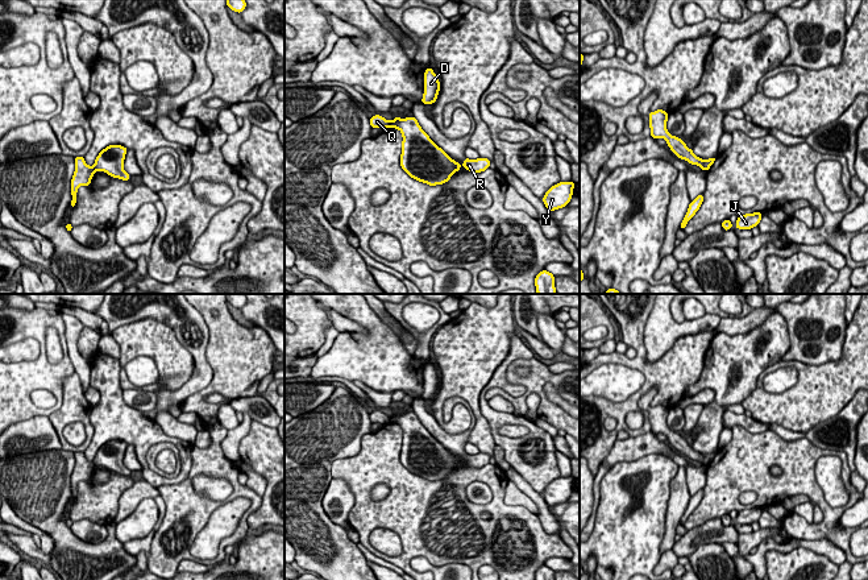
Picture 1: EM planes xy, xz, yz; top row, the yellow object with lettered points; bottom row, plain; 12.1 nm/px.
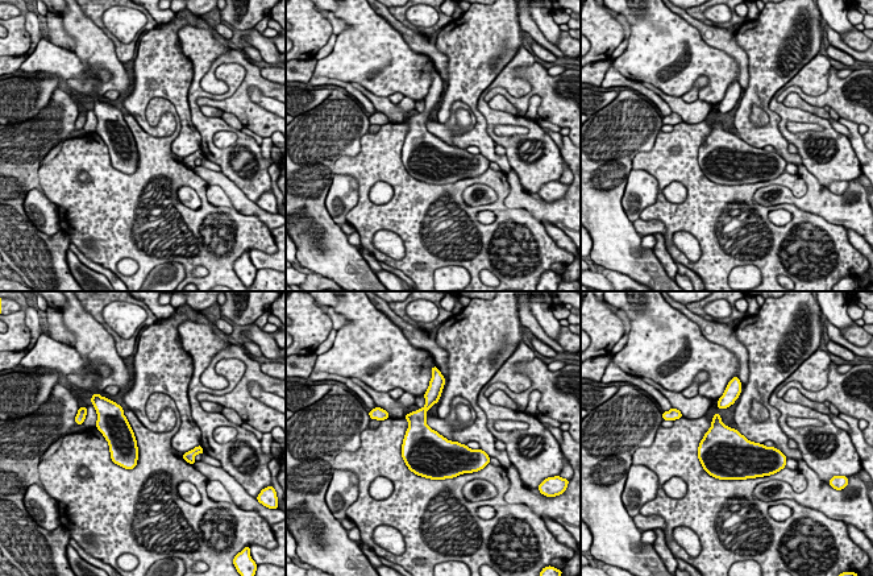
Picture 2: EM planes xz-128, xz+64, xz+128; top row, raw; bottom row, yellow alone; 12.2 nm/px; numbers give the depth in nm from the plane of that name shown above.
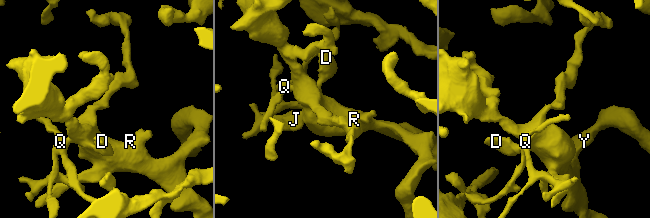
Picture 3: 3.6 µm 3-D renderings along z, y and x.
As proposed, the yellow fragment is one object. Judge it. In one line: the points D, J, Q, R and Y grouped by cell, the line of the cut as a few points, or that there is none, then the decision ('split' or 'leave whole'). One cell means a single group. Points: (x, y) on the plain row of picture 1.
groups D J R Y / Q; cut xz (390, 417), (387, 422); split

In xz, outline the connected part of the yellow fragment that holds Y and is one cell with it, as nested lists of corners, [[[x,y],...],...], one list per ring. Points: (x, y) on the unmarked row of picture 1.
[[[560,477],[553,480],[543,492],[548,506],[564,504],[572,494],[574,477]]]

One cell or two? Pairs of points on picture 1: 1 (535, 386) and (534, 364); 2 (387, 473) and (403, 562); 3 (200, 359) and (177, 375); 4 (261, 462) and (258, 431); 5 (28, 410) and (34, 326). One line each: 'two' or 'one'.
1: one
2: one
3: two
4: one
5: one

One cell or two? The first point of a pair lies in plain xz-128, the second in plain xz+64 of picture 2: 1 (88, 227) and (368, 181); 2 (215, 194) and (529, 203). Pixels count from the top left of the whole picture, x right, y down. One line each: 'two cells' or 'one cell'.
1: one cell
2: one cell

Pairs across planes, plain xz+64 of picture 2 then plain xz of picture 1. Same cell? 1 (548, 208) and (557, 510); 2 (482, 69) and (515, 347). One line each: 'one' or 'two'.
1: one
2: two

